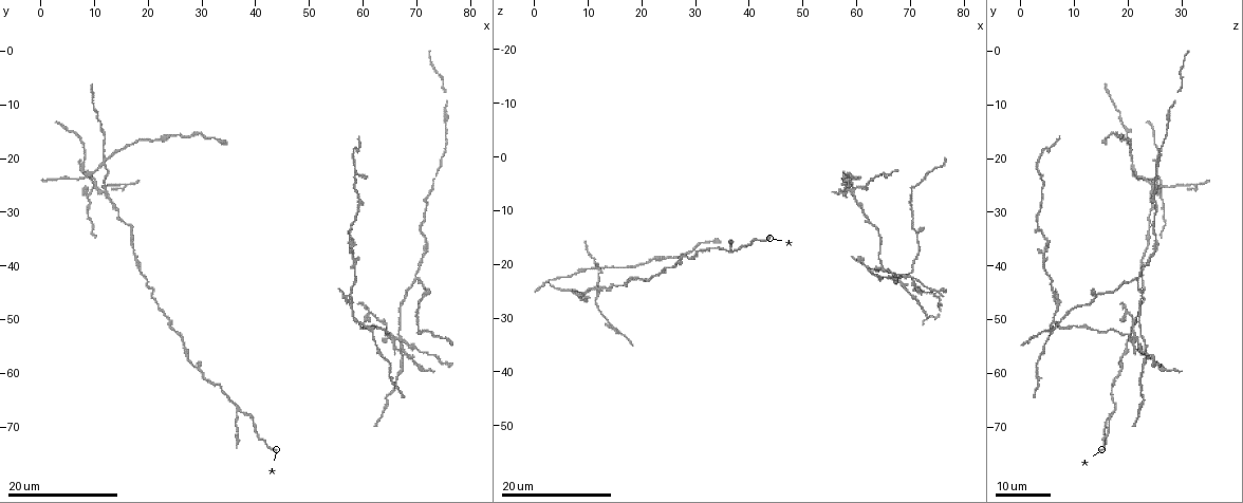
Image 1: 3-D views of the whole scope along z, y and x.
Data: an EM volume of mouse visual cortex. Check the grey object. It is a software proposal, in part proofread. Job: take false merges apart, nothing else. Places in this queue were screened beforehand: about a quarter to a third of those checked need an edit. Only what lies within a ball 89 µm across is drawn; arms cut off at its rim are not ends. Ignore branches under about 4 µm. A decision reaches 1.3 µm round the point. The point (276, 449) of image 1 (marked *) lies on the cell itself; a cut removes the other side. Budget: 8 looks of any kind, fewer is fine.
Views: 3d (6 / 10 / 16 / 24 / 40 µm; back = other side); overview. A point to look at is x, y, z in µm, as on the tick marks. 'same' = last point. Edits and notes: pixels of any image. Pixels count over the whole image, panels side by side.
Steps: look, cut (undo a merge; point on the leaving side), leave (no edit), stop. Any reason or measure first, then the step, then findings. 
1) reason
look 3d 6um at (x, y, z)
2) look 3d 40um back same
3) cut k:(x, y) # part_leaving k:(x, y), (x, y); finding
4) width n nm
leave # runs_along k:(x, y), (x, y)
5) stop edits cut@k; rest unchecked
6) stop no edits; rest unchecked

calibre changes
look 3d 24um at (71.5, 35.5, 25.5)

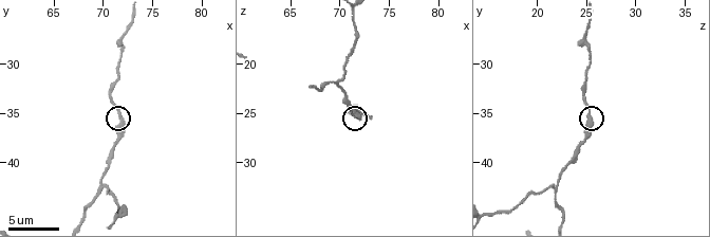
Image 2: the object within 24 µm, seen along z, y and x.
look 3d 10um at (71.6, 35.8, 25.4)

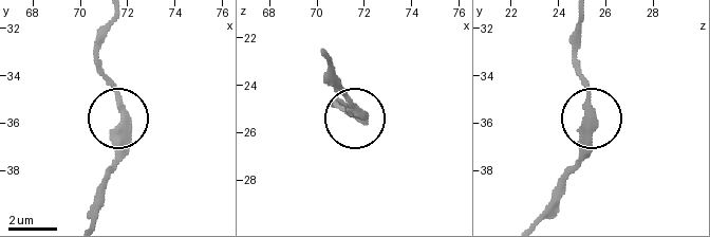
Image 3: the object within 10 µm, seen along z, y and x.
leave # runs_along 3:(539, 216), (579, 156), (593, 113), (575, 48); continuous, no second cell

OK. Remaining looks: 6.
two arms in line, one across
look 3d 16um at (71.0, 46.5, 14.0)

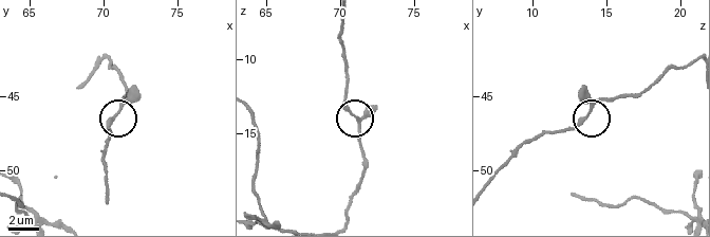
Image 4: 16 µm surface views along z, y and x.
look 3d 6um at (71.0, 46.0, 13.8)

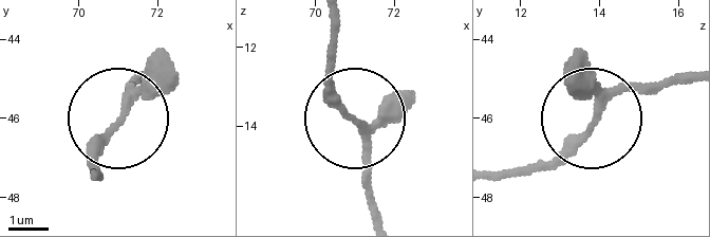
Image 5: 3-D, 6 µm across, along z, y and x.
from behind
look 3d 6um back at (70.90, 46.15, 13.85)

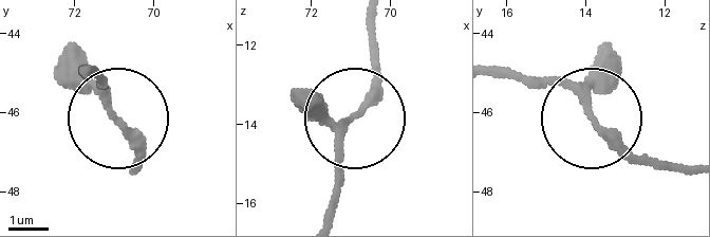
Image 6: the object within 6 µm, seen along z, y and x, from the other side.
arms 3
leave # runs_along 6:(497, 65), (557, 78), (597, 125), (654, 162); one cell here

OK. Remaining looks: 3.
three-way junction
look 3d 10um at (69.6, 42.6, 21.8)

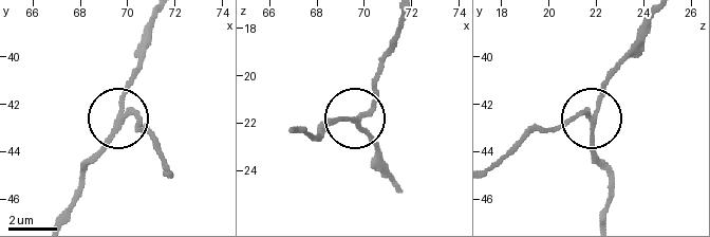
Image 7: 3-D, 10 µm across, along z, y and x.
width 200 nm
leave # runs_along 7:(599, 219), (612, 177), (593, 146), (593, 117), (528, 131); continuous, no second cell

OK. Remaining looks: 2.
branch point
look 3d 16um at (37.0, 66.5, 17.5)

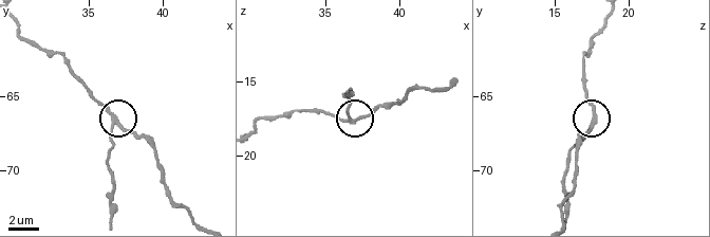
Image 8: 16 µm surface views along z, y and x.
closer look
look 3d 10um at (36.8, 66.8, 17.6)

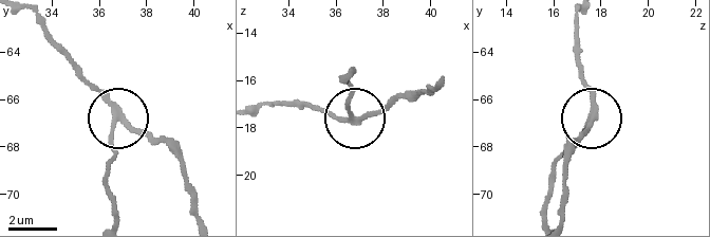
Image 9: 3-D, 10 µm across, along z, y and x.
side_arm 8 um
cut 9:(112, 147) # part_leaving 9:(116, 121), (105, 172), (112, 216); a second cell is stuck on

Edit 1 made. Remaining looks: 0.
stop edits cut@9; rest unchecked

